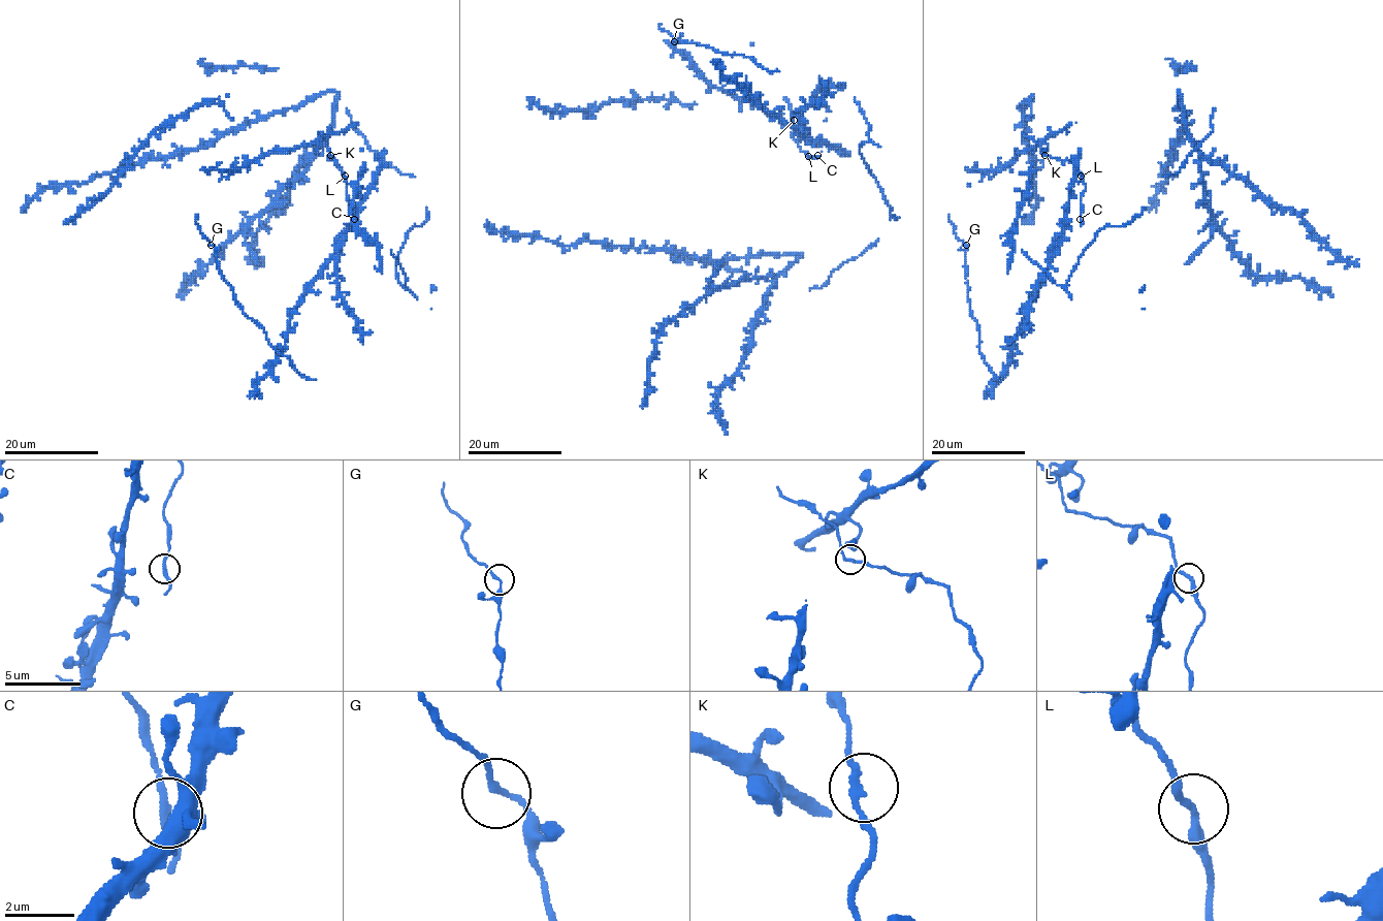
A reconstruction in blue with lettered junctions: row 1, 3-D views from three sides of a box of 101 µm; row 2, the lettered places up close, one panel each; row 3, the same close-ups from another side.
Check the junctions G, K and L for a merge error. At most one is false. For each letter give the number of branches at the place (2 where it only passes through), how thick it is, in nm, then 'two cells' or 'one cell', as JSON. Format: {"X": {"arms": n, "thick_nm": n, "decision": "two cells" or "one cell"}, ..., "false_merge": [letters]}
{"G": {"arms": 2, "thick_nm": 170, "decision": "one cell"}, "K": {"arms": 2, "thick_nm": 200, "decision": "one cell"}, "L": {"arms": 2, "thick_nm": 240, "decision": "one cell"}, "false_merge": []}

